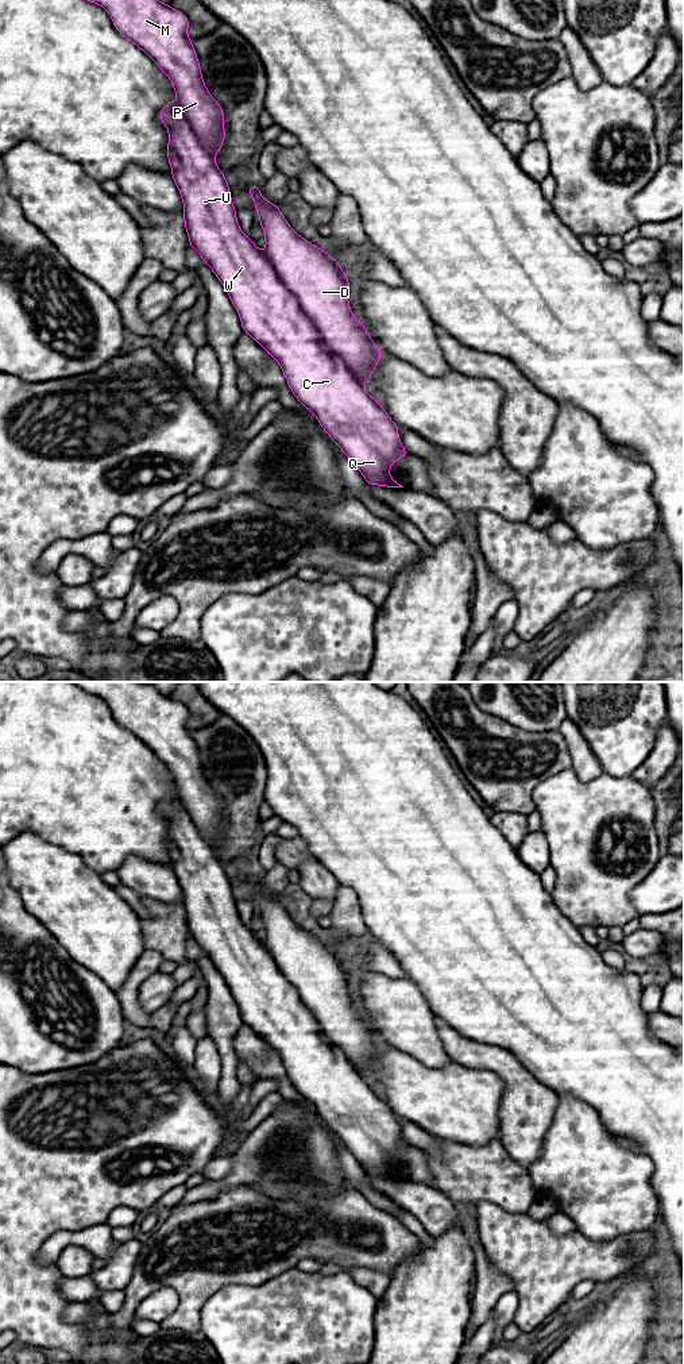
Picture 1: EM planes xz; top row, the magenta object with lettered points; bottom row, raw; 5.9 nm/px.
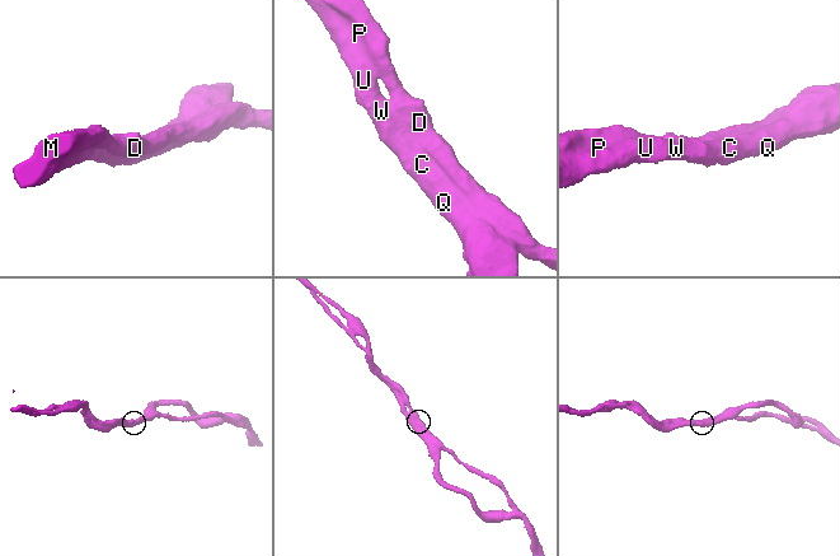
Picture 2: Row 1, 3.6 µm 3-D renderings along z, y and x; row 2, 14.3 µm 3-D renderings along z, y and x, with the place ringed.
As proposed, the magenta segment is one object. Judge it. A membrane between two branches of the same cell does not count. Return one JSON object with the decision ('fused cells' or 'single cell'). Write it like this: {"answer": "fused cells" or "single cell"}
{"answer": "single cell"}

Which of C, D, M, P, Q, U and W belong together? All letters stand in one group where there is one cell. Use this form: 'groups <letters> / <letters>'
groups C D M P Q U W

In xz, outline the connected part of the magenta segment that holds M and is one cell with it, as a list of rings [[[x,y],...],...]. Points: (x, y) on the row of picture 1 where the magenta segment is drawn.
[[[159,0],[86,1],[103,7],[117,32],[144,51],[173,84],[177,100],[167,103],[161,109],[159,120],[169,132],[167,161],[183,203],[182,216],[189,246],[201,255],[225,288],[239,313],[244,334],[258,342],[278,362],[291,393],[316,416],[321,428],[352,461],[368,485],[403,488],[390,477],[393,463],[409,455],[401,443],[399,427],[380,406],[378,398],[372,398],[364,389],[364,384],[371,381],[371,374],[383,352],[371,339],[362,320],[352,315],[348,301],[351,282],[341,265],[325,250],[298,235],[290,227],[279,207],[263,199],[258,185],[252,185],[246,190],[255,201],[254,207],[259,213],[259,224],[264,232],[266,250],[263,253],[241,231],[237,223],[229,185],[215,161],[215,155],[223,149],[225,140],[224,109],[205,86],[197,53],[188,36],[190,23],[188,16]]]

